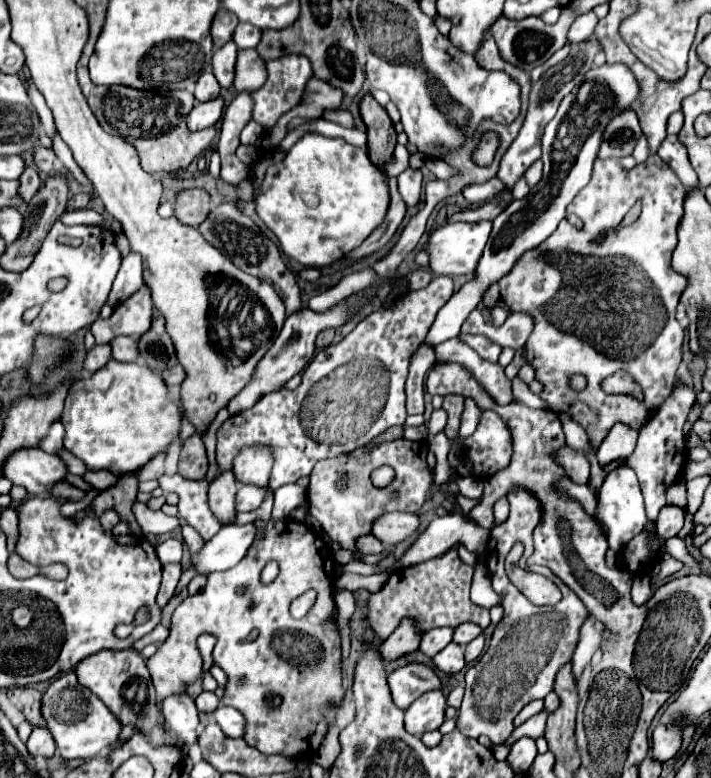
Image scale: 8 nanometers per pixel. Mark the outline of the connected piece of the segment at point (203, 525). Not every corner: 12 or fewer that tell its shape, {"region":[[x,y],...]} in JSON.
{"region":[[161,475],[179,495],[179,515],[209,541],[222,526],[209,509],[207,479]]}

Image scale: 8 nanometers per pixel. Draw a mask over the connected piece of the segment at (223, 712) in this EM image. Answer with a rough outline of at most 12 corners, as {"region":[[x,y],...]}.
{"region":[[219,705],[213,715],[227,737],[243,739],[243,713]]}

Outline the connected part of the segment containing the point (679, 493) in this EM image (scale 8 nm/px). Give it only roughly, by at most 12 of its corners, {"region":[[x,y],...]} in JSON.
{"region":[[685,481],[667,489],[667,503],[685,509]]}

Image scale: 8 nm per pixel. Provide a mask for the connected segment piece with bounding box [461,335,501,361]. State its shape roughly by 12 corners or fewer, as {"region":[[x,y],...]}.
{"region":[[461,335],[483,359],[497,361],[501,347],[483,335]]}

